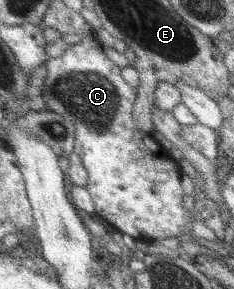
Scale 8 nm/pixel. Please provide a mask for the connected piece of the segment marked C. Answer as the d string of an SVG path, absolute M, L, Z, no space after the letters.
M81 36L80 42L67 44L61 57L49 58L45 68L47 77L43 82L42 92L45 106L50 112L62 115L76 129L74 154L79 156L81 165L87 172L86 189L93 200L94 214L107 221L115 231L129 235L139 244L160 238L174 238L184 234L183 232L191 235L193 222L199 218L204 221L208 217L204 211L199 214L183 206L186 195L181 188L180 167L168 153L163 152L163 148L151 135L143 135L135 127L132 111L137 89L124 81L121 67L103 53L98 38Z

